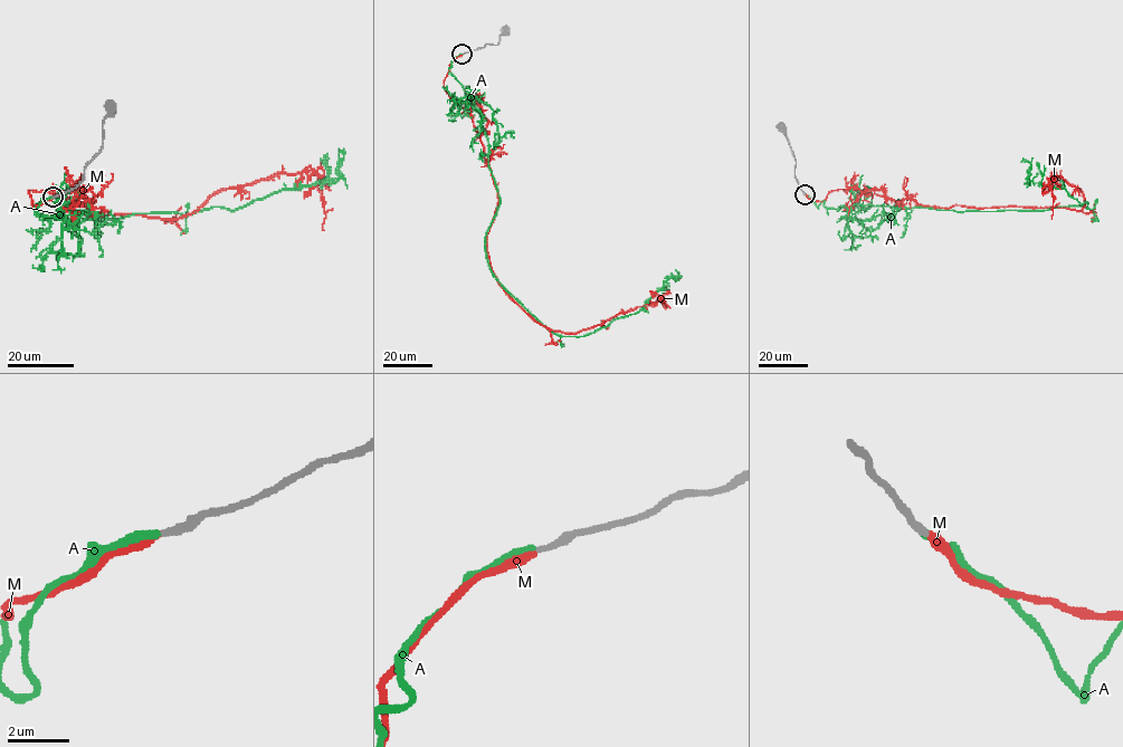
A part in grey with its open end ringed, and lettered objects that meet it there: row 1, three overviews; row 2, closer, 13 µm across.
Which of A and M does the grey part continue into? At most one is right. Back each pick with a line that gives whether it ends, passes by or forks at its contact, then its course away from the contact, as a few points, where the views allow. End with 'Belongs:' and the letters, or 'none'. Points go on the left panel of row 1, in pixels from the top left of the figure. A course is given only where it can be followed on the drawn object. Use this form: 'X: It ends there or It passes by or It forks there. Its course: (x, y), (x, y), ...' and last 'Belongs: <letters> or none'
A: It ends there. Its course: (53, 198), (35, 212), (83, 219), (234, 210), (338, 180), (339, 153)
Belongs: A

